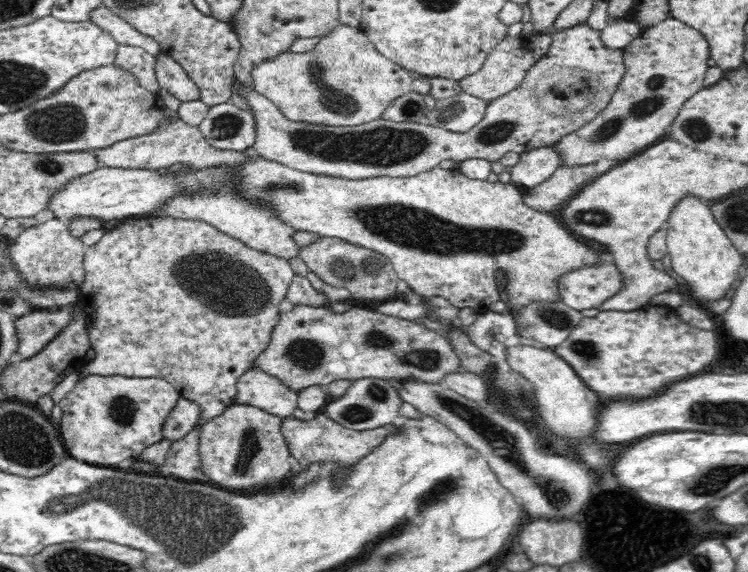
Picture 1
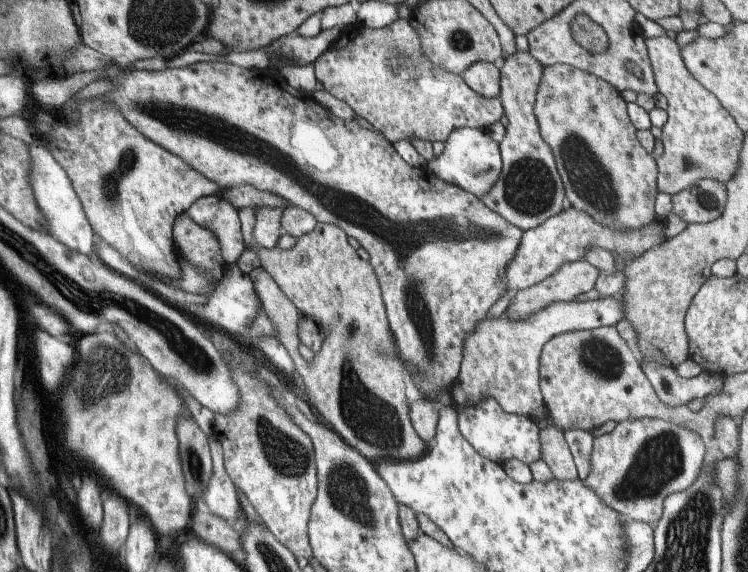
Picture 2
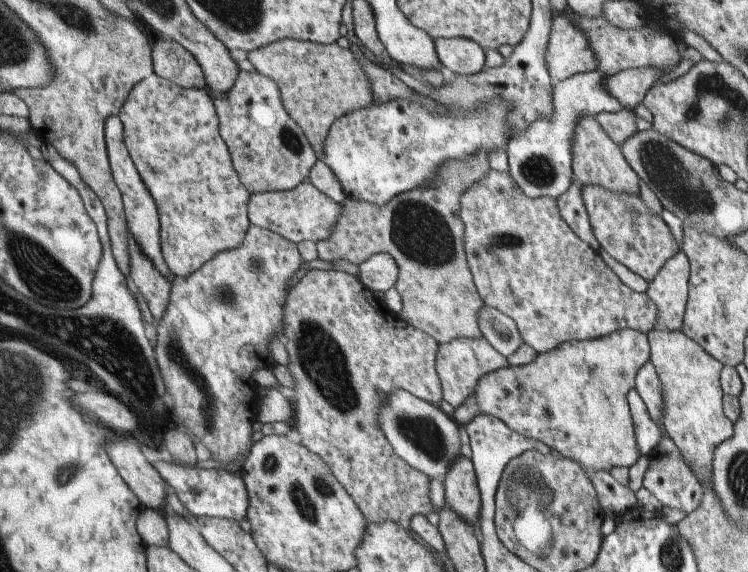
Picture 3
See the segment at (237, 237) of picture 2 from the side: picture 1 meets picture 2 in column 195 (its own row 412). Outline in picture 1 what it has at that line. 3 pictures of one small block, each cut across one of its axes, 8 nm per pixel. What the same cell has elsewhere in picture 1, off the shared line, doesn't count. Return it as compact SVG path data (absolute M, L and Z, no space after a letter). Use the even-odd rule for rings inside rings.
M128 217L122 221L122 226L106 231L106 234L92 247L86 248L84 254L84 267L86 267L86 282L82 286L82 292L77 294L77 300L81 303L84 311L84 321L87 325L90 346L92 346L93 358L87 360L80 372L87 375L122 375L137 379L160 377L166 379L173 388L181 394L181 398L193 401L200 408L200 418L196 421L193 429L176 442L173 442L171 452L166 459L166 472L172 478L182 481L196 482L204 476L204 463L200 460L200 432L204 424L221 416L227 408L237 404L238 380L251 368L251 362L266 348L272 329L277 325L280 318L280 302L286 298L288 288L292 280L297 276L290 266L289 260L266 254L248 248L239 240L222 234L212 225L201 220L178 220L177 218L149 218Z

